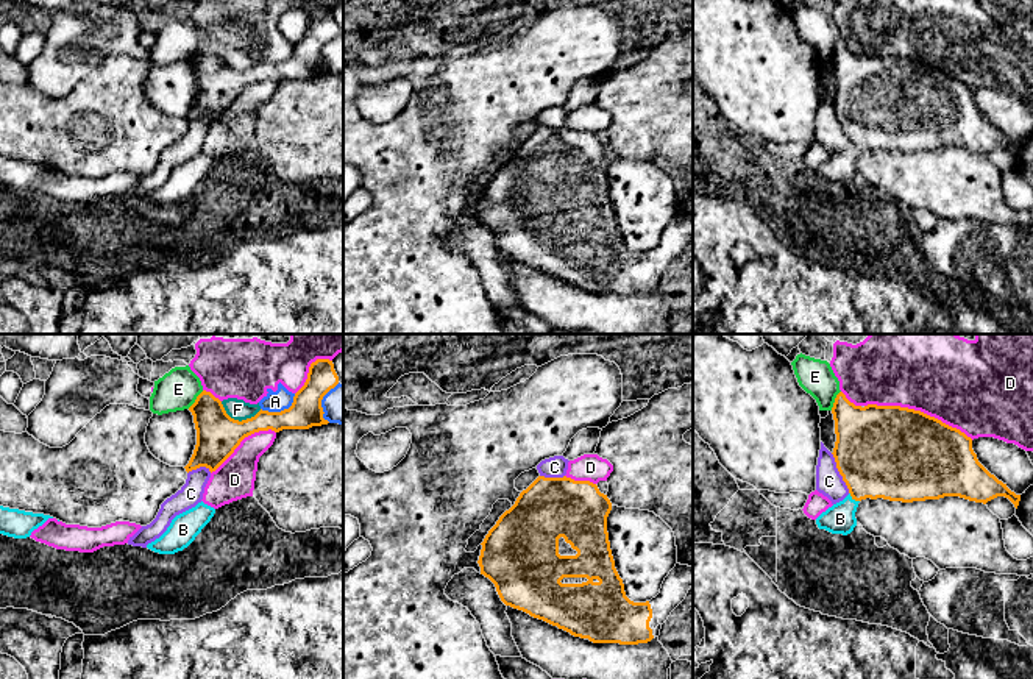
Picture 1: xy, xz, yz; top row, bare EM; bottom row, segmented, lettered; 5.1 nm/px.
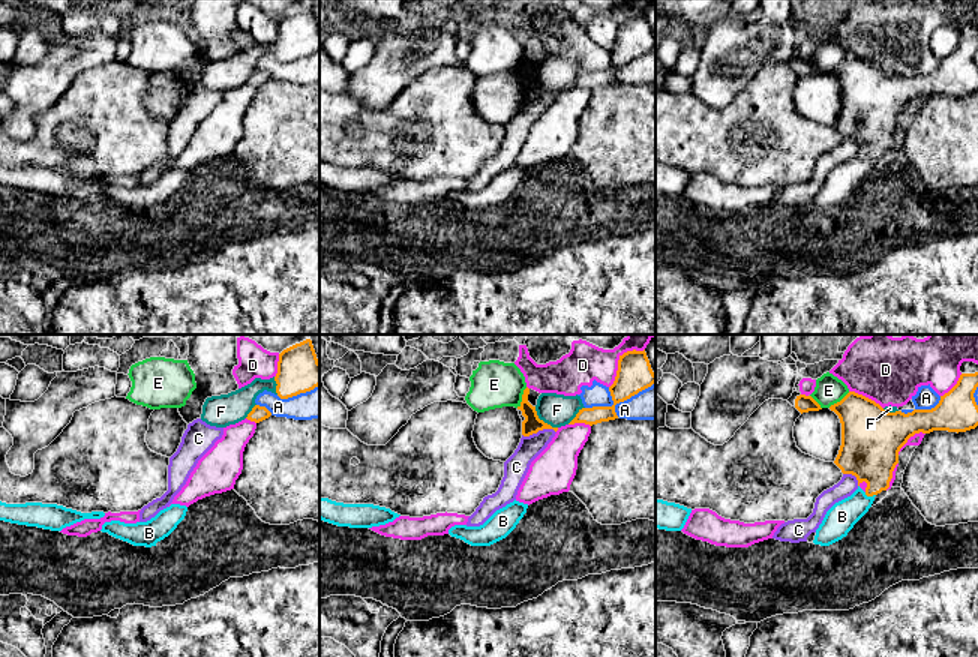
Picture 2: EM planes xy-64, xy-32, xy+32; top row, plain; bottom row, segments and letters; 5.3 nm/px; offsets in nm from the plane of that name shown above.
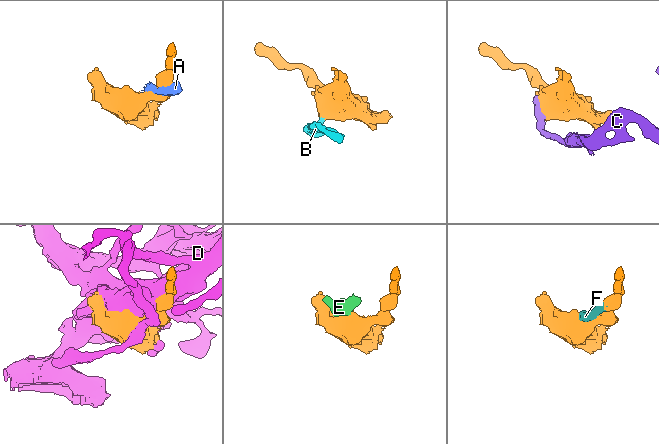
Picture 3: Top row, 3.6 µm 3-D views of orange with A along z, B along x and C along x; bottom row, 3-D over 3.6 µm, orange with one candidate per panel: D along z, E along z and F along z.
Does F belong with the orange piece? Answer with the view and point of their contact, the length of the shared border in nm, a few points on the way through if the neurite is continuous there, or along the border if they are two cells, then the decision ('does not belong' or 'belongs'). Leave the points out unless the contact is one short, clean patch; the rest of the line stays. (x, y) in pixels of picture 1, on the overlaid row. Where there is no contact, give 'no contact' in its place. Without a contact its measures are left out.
xy (237, 420) | 220 nm | belongs

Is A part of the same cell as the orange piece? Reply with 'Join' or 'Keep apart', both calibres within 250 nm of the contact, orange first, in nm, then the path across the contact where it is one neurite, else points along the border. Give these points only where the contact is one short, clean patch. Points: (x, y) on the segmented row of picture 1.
Keep apart. Thickness 170 nm (orange) against 110 nm

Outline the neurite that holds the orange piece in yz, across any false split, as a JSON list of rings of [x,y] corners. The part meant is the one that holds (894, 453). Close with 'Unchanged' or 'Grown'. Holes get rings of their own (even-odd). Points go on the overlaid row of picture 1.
[[[843,392],[836,395],[832,414],[836,434],[832,454],[849,495],[816,518],[819,529],[850,534],[857,526],[858,503],[866,498],[913,503],[960,496],[986,504],[997,496],[1005,496],[1017,509],[1021,495],[1011,492],[978,462],[972,439],[960,429],[908,407],[855,406]]]. Grown

